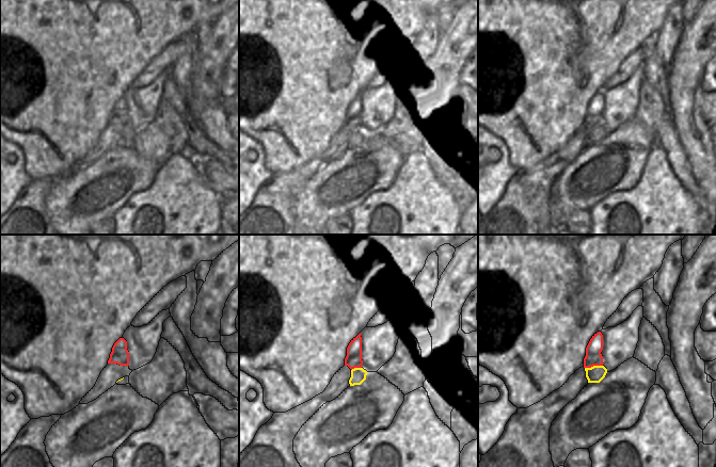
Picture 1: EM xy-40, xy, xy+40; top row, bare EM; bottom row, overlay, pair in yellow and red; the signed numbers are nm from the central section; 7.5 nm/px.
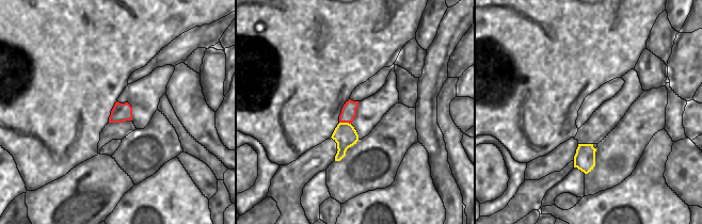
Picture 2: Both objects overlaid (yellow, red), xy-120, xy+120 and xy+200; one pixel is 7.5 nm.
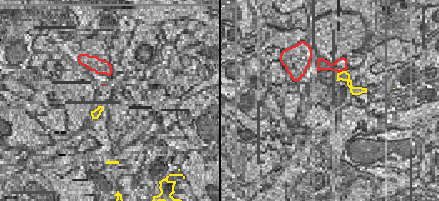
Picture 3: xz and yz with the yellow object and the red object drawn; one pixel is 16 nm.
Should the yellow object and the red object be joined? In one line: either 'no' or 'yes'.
yes

